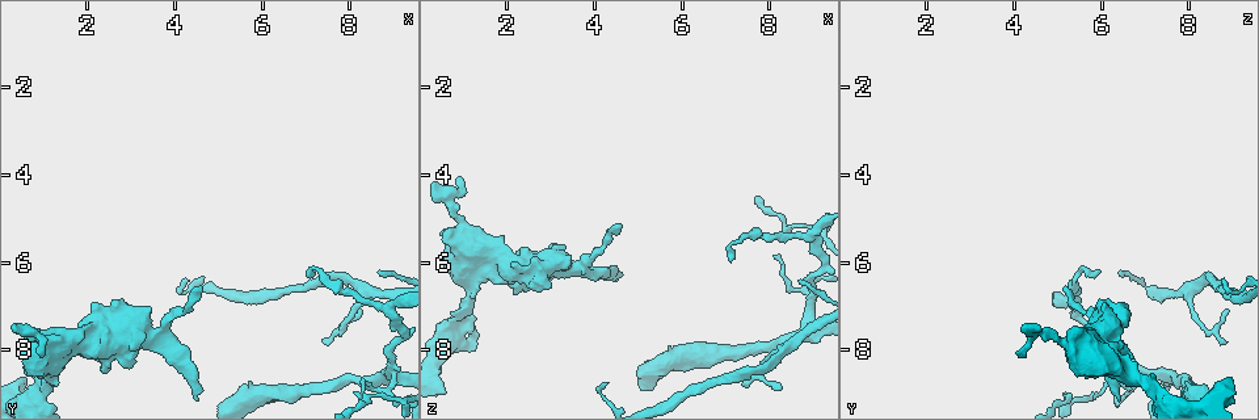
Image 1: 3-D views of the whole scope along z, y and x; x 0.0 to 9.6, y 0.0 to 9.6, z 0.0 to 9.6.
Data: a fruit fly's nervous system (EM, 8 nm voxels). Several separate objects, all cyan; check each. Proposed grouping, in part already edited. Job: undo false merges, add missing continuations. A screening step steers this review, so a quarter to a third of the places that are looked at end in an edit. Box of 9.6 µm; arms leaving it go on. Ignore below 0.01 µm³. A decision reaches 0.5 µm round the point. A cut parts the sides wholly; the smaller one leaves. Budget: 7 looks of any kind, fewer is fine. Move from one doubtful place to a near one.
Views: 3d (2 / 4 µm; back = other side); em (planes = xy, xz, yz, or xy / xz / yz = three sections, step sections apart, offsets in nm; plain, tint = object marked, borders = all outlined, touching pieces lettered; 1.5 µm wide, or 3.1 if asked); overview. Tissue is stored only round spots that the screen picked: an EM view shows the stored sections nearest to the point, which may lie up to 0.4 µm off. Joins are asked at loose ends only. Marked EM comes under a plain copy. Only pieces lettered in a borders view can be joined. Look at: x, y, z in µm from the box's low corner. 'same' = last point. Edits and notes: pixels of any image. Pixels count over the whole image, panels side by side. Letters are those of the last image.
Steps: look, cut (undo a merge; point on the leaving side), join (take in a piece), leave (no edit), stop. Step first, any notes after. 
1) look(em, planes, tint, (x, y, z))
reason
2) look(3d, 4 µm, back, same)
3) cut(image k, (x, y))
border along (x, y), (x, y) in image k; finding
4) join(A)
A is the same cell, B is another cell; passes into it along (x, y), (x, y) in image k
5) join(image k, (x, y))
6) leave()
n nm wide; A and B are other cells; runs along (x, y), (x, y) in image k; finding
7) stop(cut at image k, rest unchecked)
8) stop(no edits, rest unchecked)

look(3d, 2 µm, (8.25, 7.20, 8.95))
thin end

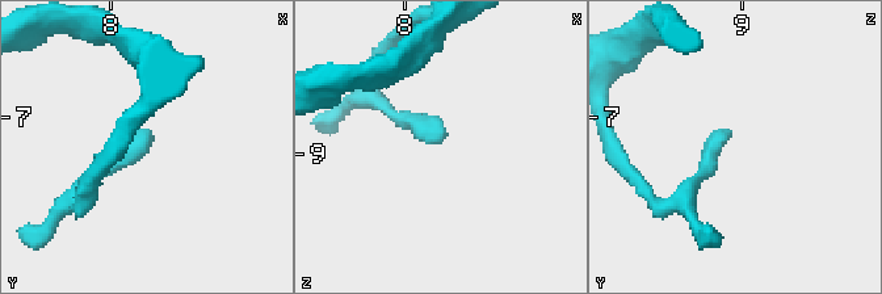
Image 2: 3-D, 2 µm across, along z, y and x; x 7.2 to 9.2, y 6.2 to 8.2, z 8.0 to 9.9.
look(em, planes, borders, (8.26, 7.12, 8.88))
shape alone is not enough

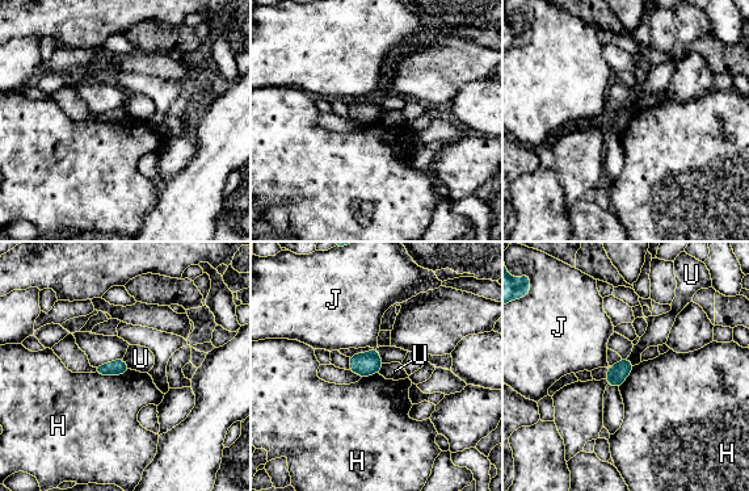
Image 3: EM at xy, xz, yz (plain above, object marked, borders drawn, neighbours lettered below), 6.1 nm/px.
leave()
90 nm wide; H touches over 220 nm; H, J and U are other cells; none of them fits

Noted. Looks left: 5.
look(em, xy, step 8, tint, (4.50, 9.15, 6.35))
branch stops here

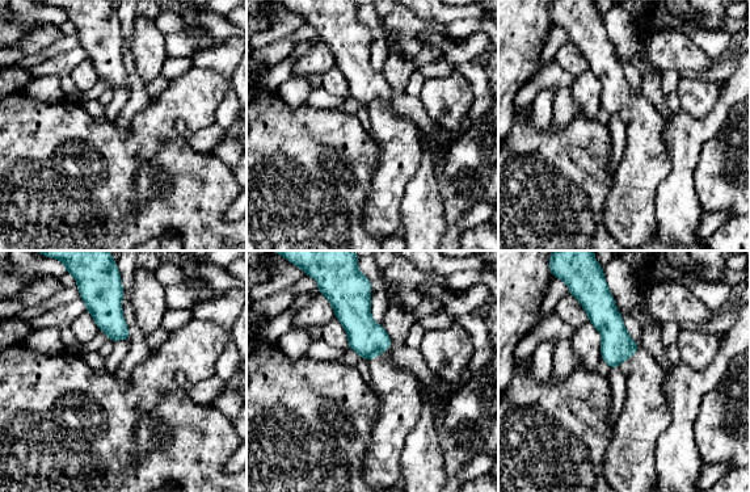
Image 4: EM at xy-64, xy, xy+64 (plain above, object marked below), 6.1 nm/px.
look(em, planes, borders, same)

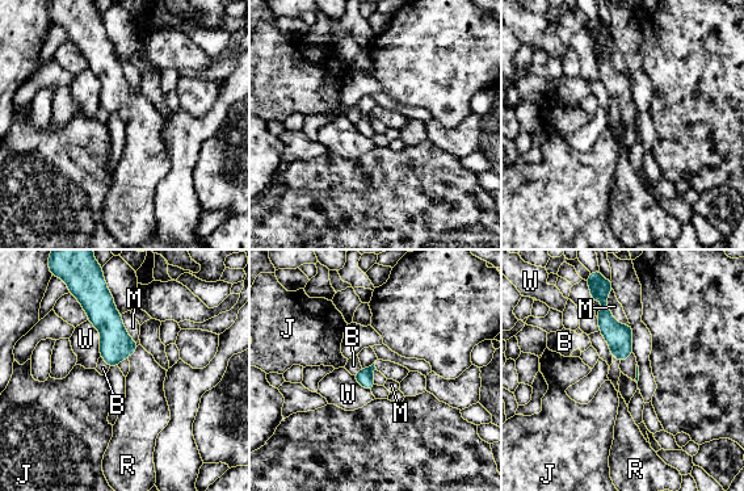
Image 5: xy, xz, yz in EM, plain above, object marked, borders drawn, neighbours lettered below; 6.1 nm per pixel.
join(R)
R is the same cell, B, J, M and W are other cells; passes into it along (116, 345), (133, 352), (144, 384) in image 5; it goes on there

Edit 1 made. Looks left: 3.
look(overview)

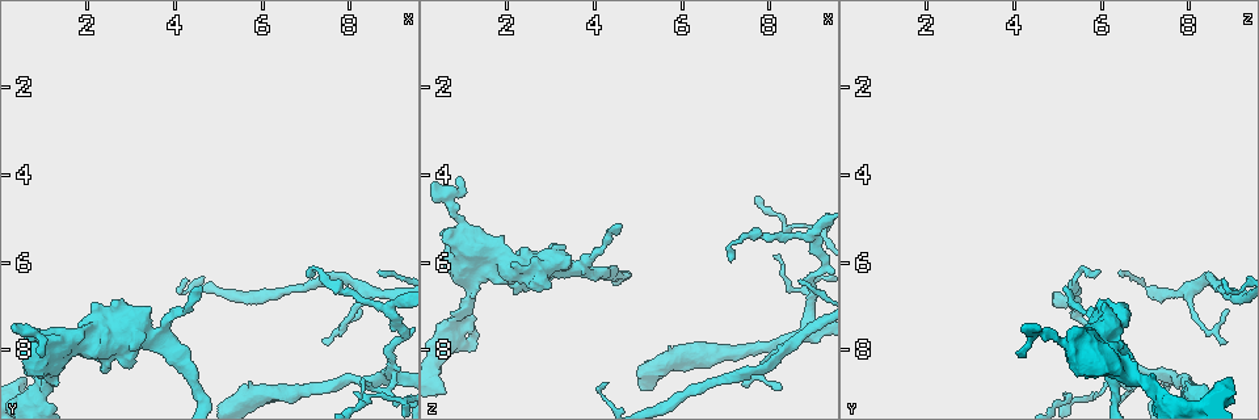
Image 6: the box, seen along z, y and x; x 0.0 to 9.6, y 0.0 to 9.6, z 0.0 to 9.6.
look(em, xz, step 8, tint, (4.55, 6.50, 5.15))
tapers out

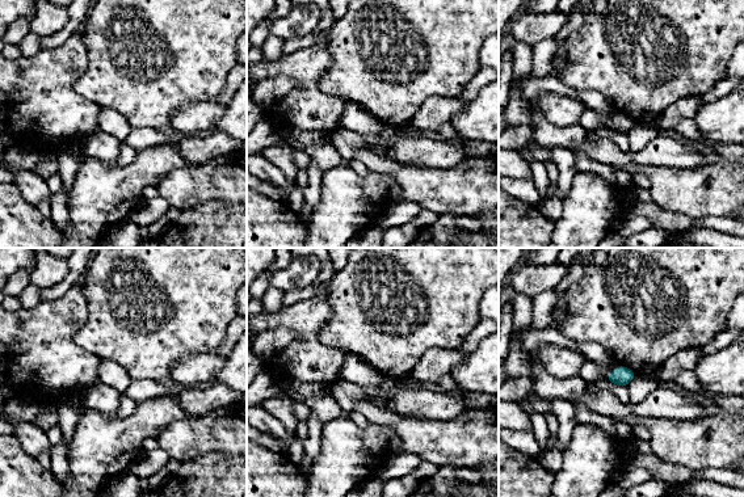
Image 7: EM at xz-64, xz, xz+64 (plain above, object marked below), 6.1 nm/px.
look(em, planes, borders, same)

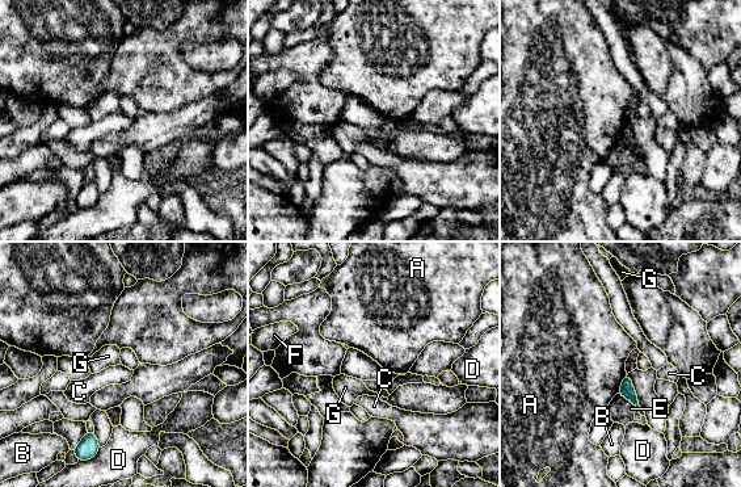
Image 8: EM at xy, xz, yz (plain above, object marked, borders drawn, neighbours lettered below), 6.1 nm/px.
leave()
A, B, C, D, E, F and G are other cells; border along (626, 373), (622, 386), (617, 393) in image 8; no lettered piece goes on from it

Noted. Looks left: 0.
stop(join at image 5, rest unchecked)

